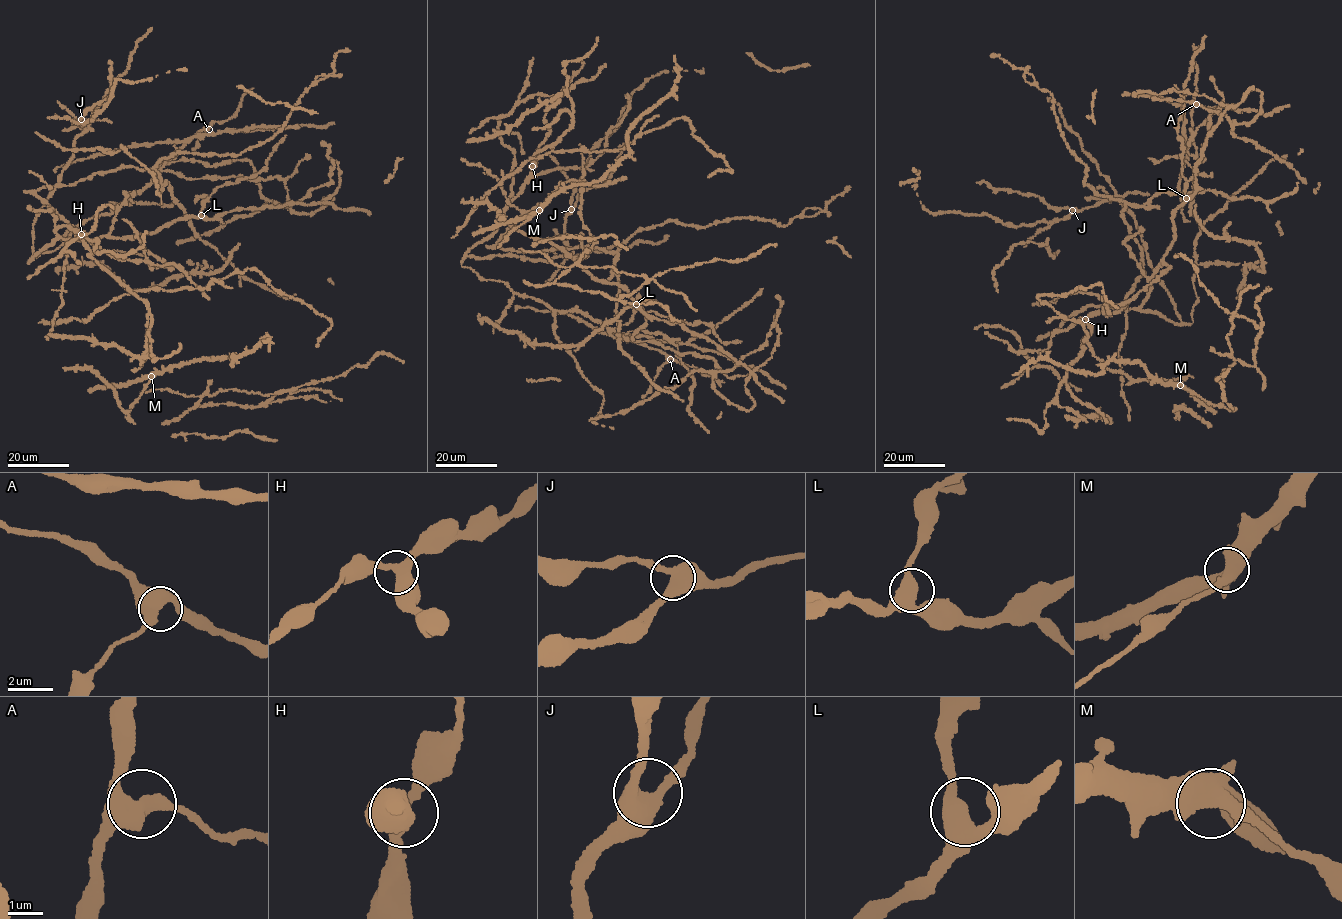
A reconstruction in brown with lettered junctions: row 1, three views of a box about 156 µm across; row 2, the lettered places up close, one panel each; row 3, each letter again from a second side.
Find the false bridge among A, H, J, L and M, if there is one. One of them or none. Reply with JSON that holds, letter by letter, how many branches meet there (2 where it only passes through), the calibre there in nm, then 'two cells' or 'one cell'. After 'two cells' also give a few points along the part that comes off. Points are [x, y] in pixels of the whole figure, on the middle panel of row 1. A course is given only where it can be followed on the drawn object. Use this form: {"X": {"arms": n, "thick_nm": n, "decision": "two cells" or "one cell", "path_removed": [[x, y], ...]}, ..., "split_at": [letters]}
{"A": {"arms": 3, "thick_nm": 440, "decision": "one cell"}, "H": {"arms": 3, "thick_nm": 440, "decision": "one cell"}, "J": {"arms": 3, "thick_nm": 480, "decision": "one cell"}, "L": {"arms": 3, "thick_nm": 440, "decision": "one cell"}, "M": {"arms": 3, "thick_nm": 500, "decision": "two cells", "path_removed": [[539, 210], [513, 231], [498, 248]]}, "split_at": ["M"]}

